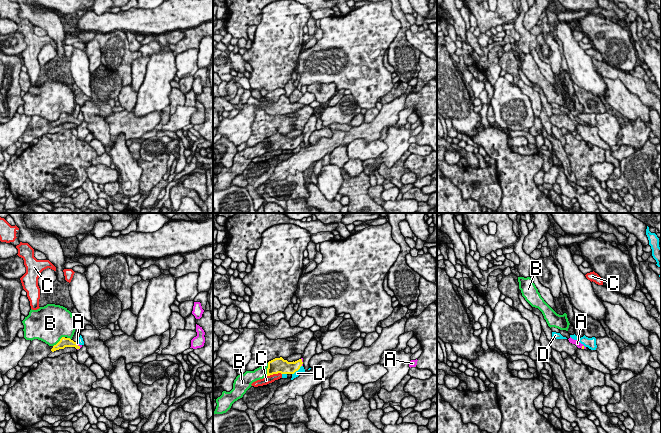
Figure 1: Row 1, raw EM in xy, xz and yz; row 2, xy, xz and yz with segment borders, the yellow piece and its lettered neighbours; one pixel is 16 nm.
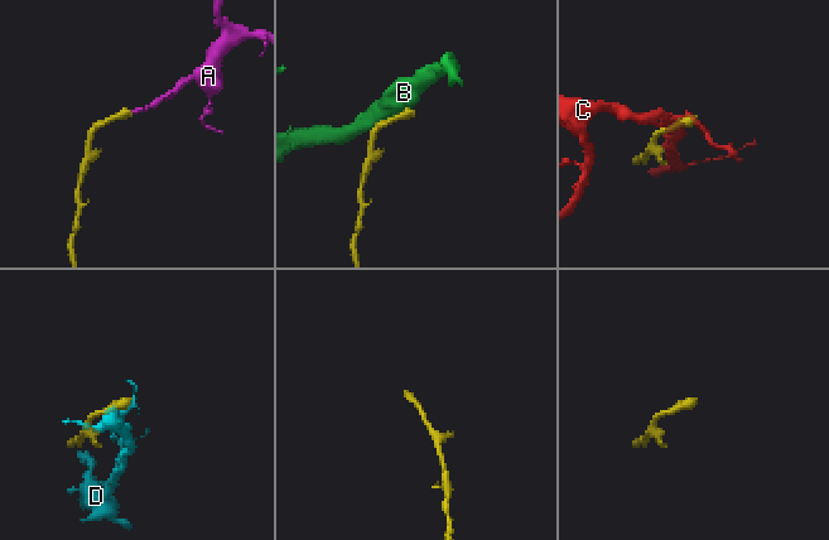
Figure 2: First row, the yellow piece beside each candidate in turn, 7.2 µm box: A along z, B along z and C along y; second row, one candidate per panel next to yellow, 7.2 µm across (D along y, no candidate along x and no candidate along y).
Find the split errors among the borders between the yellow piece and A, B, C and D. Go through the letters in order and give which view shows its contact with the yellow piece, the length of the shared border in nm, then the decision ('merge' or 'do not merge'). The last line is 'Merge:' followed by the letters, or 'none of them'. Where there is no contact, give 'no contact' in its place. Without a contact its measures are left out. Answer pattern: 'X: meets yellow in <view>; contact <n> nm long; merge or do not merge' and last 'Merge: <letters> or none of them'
A: meets yellow in xy; contact 120 nm long; merge
B: meets yellow in xy; contact 260 nm long; do not merge
C: meets yellow in xz; contact 240 nm long; do not merge
D: meets yellow in xz; contact 220 nm long; do not merge
Merge: A

